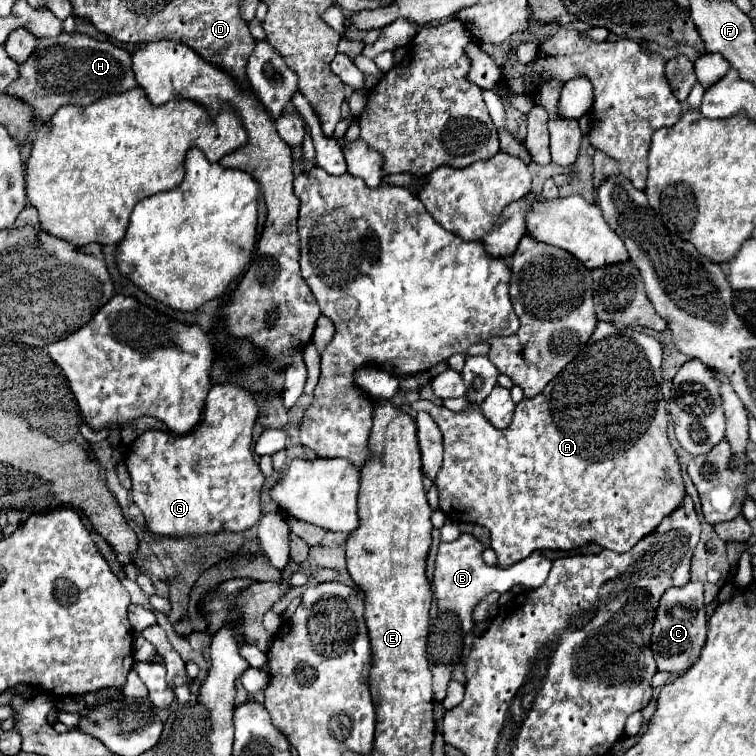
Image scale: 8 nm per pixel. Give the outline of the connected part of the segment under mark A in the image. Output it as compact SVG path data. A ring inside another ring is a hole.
M599 322L593 336L581 350L581 354L565 366L565 370L559 374L559 392L553 392L555 396L545 396L543 392L534 398L524 398L514 410L513 422L505 430L497 430L491 426L491 422L485 420L481 414L481 408L471 404L465 412L451 412L443 406L433 406L427 402L421 408L415 410L429 410L433 420L437 422L441 434L443 434L443 446L445 446L445 460L437 474L435 486L439 490L439 508L445 510L445 516L455 522L475 522L485 526L491 532L491 548L497 554L497 566L509 568L515 562L521 562L535 550L575 550L585 544L599 544L605 550L613 552L627 552L631 550L641 538L651 534L661 518L665 518L671 510L675 510L681 504L681 498L685 496L685 486L681 478L681 468L677 462L677 454L667 438L667 402L661 394L661 344L639 330L633 328L617 328L609 322Z

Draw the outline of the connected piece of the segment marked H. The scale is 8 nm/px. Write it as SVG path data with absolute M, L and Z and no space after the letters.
M63 32L57 38L39 40L37 50L29 56L27 64L19 66L19 80L7 88L7 94L33 108L33 118L39 128L49 122L61 106L87 106L103 96L127 92L135 86L137 82L131 70L129 52L113 46L111 42L99 42L83 34L75 36Z

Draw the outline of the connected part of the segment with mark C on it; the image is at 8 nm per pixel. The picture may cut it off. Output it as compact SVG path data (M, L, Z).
M687 582L679 588L669 588L655 610L653 620L653 634L651 634L651 650L657 660L659 672L681 674L689 670L701 654L707 638L707 614L703 604L703 584L701 582Z

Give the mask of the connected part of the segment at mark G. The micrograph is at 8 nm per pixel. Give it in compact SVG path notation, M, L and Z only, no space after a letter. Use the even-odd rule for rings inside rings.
M217 384L207 394L201 422L187 434L179 436L163 430L147 430L125 452L125 466L131 474L131 498L143 510L145 524L159 536L193 536L219 530L241 532L255 526L261 518L259 492L263 486L263 472L251 452L251 430L259 416L255 398L233 384Z

